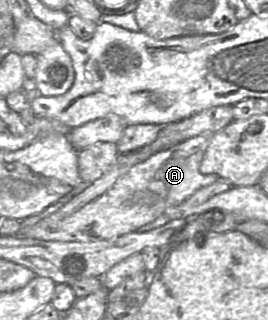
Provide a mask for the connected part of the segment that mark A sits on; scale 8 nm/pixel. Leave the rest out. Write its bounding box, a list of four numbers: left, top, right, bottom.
[22,135,220,242]

